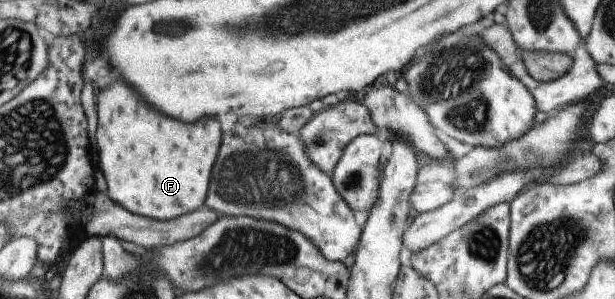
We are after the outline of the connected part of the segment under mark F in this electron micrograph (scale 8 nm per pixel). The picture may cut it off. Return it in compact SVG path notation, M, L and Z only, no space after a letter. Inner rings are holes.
M114 81L110 87L98 93L96 97L96 147L98 147L98 163L106 181L106 195L112 203L116 203L136 215L166 221L174 219L182 213L194 211L204 203L208 191L210 169L216 159L216 151L220 145L220 127L214 119L202 119L192 125L182 125L174 119L166 119L164 115L148 109L132 91L120 81Z

